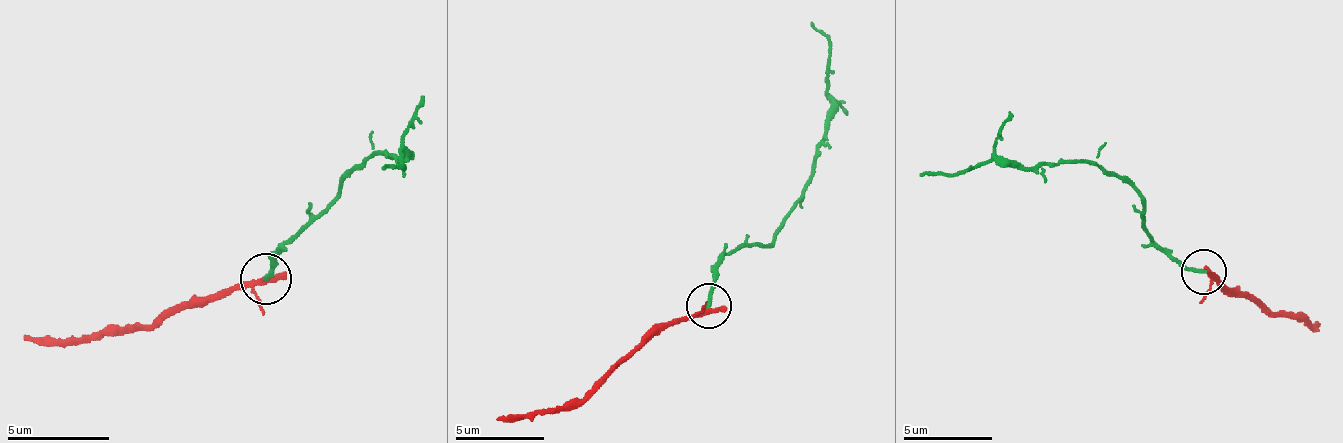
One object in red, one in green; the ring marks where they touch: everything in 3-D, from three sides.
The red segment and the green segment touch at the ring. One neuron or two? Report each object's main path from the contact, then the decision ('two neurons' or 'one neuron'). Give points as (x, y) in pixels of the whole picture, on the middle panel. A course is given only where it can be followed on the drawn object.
course red (709, 306), (656, 324), (580, 400), (531, 414), (495, 418); course green (709, 306), (714, 266), (727, 253), (772, 239), (803, 190), (830, 105), (826, 78), (830, 43), (812, 20); one neuron

